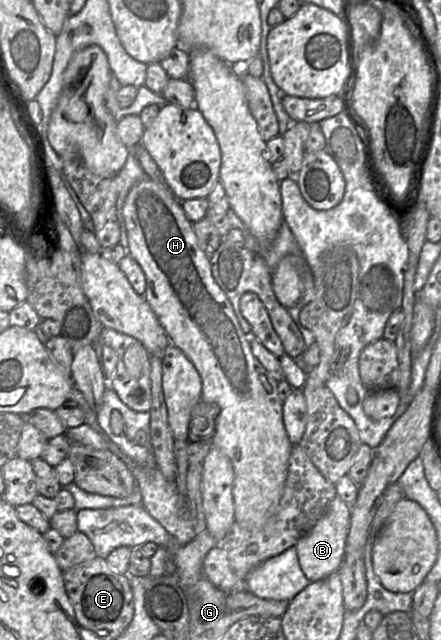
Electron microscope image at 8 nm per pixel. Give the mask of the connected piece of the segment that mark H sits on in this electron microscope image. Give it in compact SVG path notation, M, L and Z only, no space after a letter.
M149 177L133 185L122 205L122 218L127 233L127 254L137 261L145 274L145 300L171 344L183 351L199 373L202 382L201 399L215 403L219 408L211 447L223 452L233 467L235 521L243 526L261 527L278 506L293 447L283 423L283 401L278 396L278 381L253 355L251 336L242 331L230 301L212 276L209 257L198 244L193 223L182 210L181 201L167 185Z

